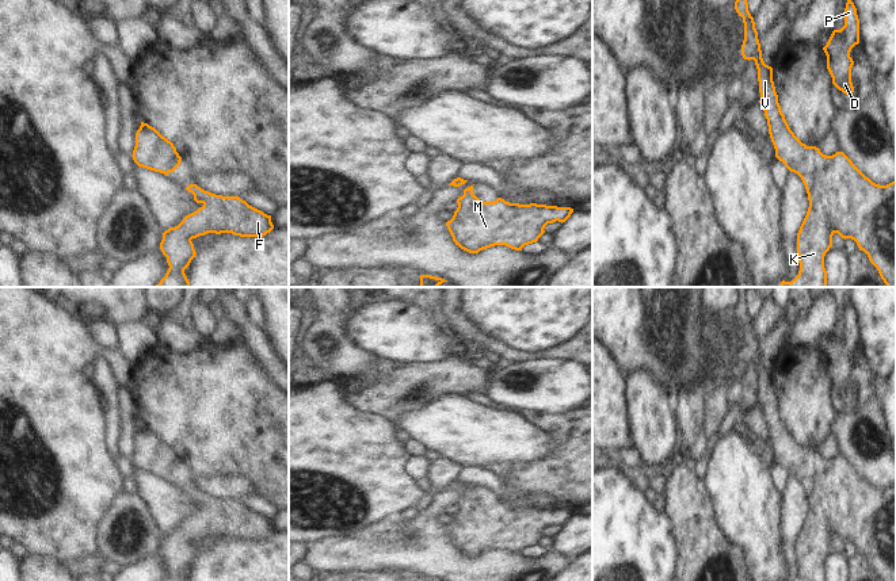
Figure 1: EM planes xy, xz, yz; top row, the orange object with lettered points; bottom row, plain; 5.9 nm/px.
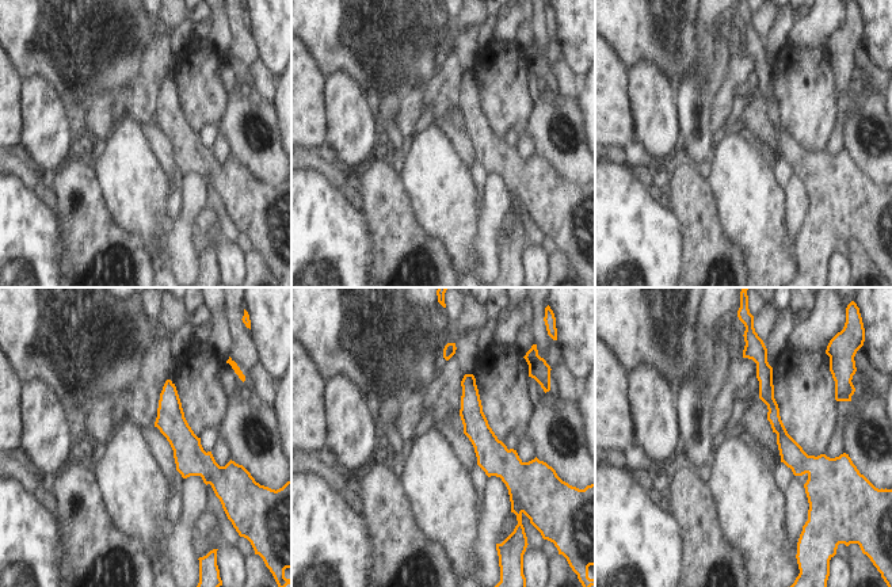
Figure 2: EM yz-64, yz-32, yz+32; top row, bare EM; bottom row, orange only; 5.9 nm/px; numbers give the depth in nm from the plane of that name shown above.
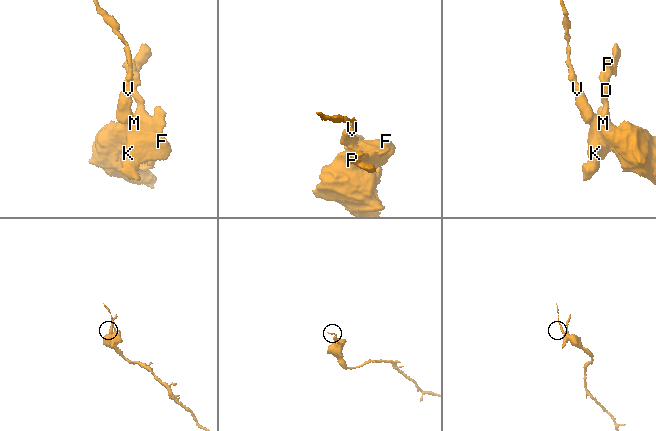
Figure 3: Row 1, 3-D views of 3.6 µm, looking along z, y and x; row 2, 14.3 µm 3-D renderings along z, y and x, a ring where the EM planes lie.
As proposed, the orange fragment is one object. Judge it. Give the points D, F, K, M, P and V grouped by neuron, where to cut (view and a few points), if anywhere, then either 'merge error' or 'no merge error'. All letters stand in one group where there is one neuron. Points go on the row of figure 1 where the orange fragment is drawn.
groups D F K M P V; cut none; no merge error

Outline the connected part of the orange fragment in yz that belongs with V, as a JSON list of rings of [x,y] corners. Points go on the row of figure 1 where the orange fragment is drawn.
[[[736,0],[735,9],[744,23],[741,56],[744,60],[754,60],[758,69],[759,103],[767,119],[775,157],[801,177],[809,200],[807,215],[797,233],[798,275],[792,282],[782,280],[779,287],[827,287],[824,256],[832,246],[835,233],[844,240],[854,240],[877,268],[887,287],[896,287],[896,180],[887,186],[876,184],[843,152],[826,156],[819,148],[807,146],[794,135],[778,103],[773,68],[762,58],[758,31],[747,0]]]

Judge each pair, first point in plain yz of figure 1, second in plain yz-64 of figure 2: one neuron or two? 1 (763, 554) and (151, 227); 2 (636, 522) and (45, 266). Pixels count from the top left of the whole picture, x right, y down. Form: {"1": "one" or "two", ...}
{"1": "one", "2": "one"}

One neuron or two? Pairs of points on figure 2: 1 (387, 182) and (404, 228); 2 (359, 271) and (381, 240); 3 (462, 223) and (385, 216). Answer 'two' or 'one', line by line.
1: one
2: two
3: two

